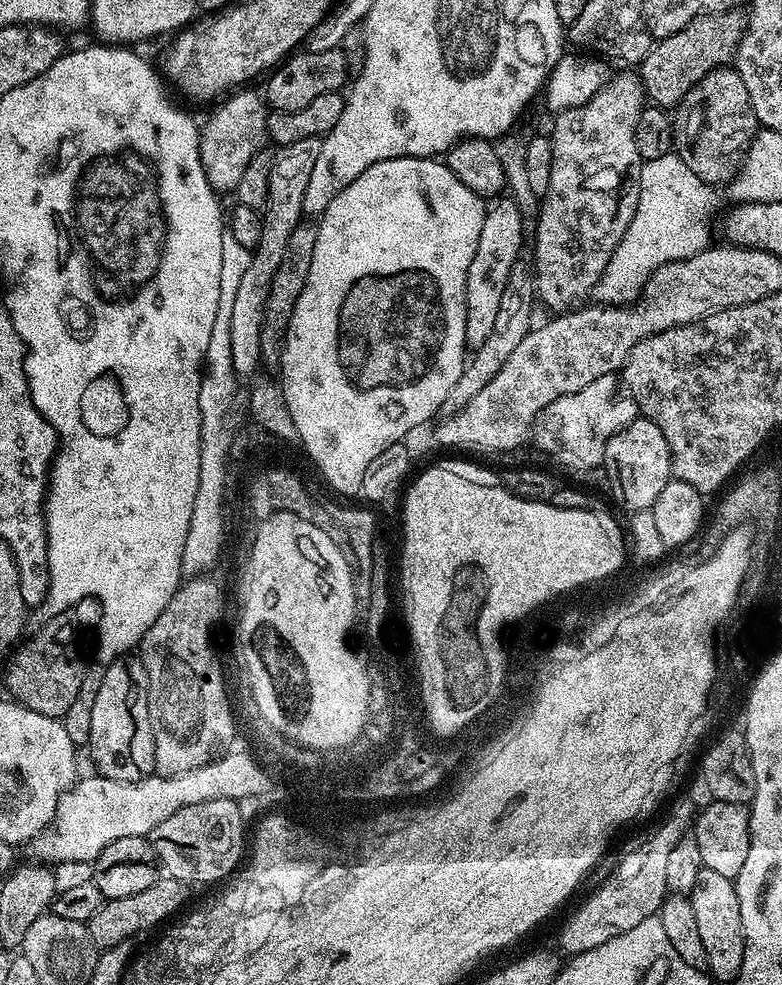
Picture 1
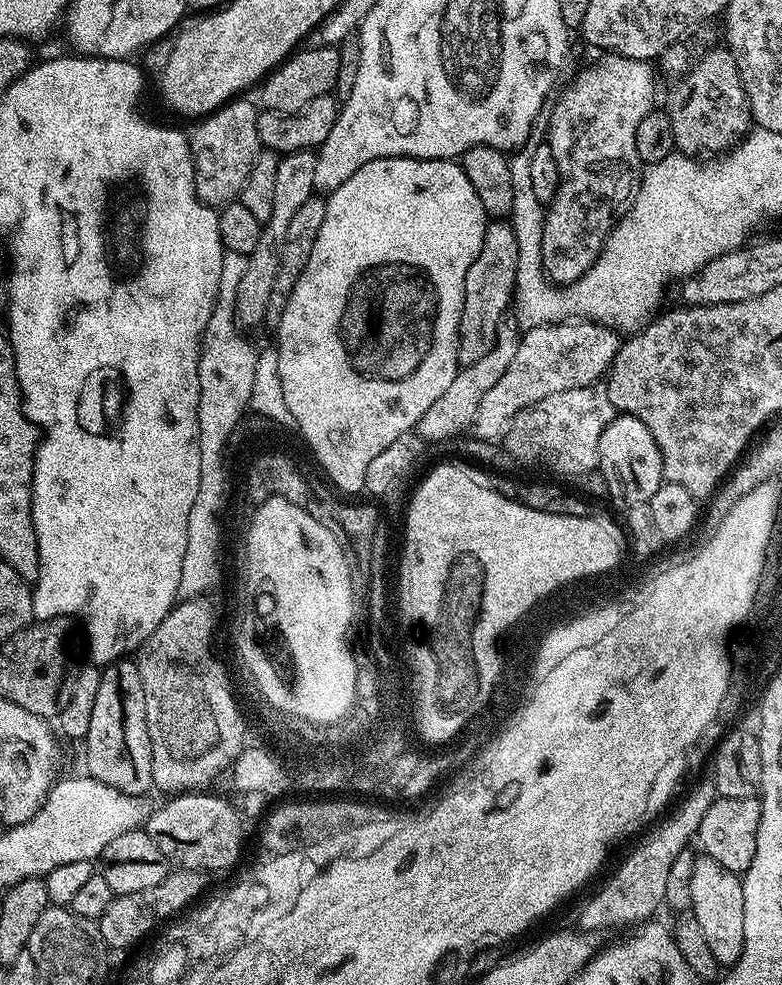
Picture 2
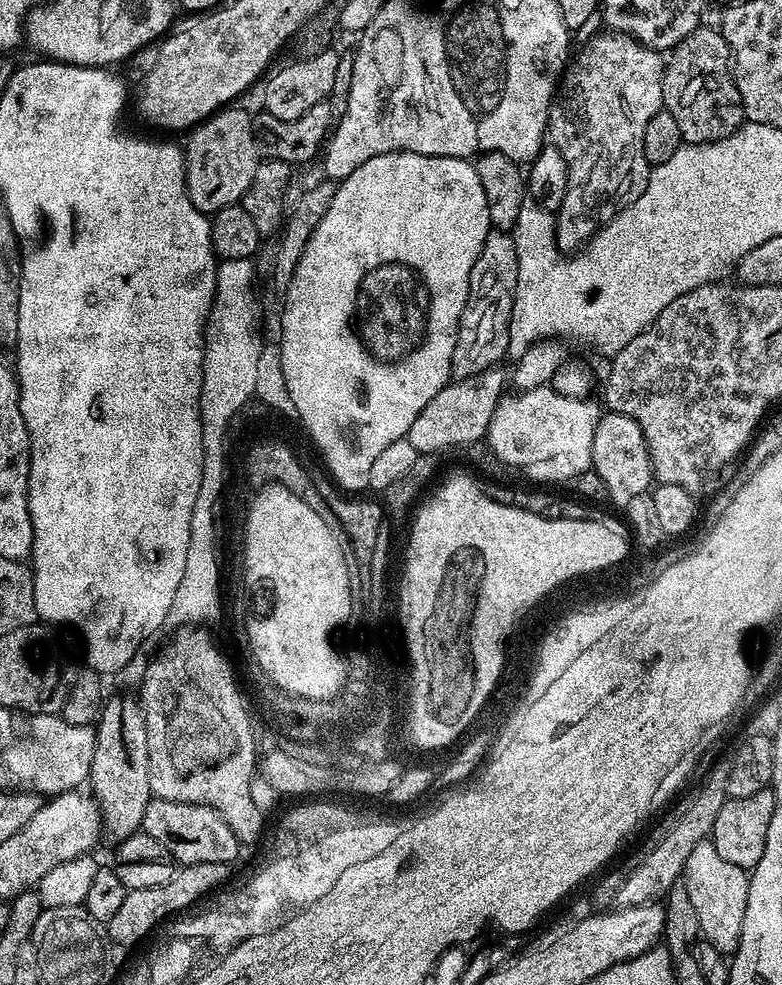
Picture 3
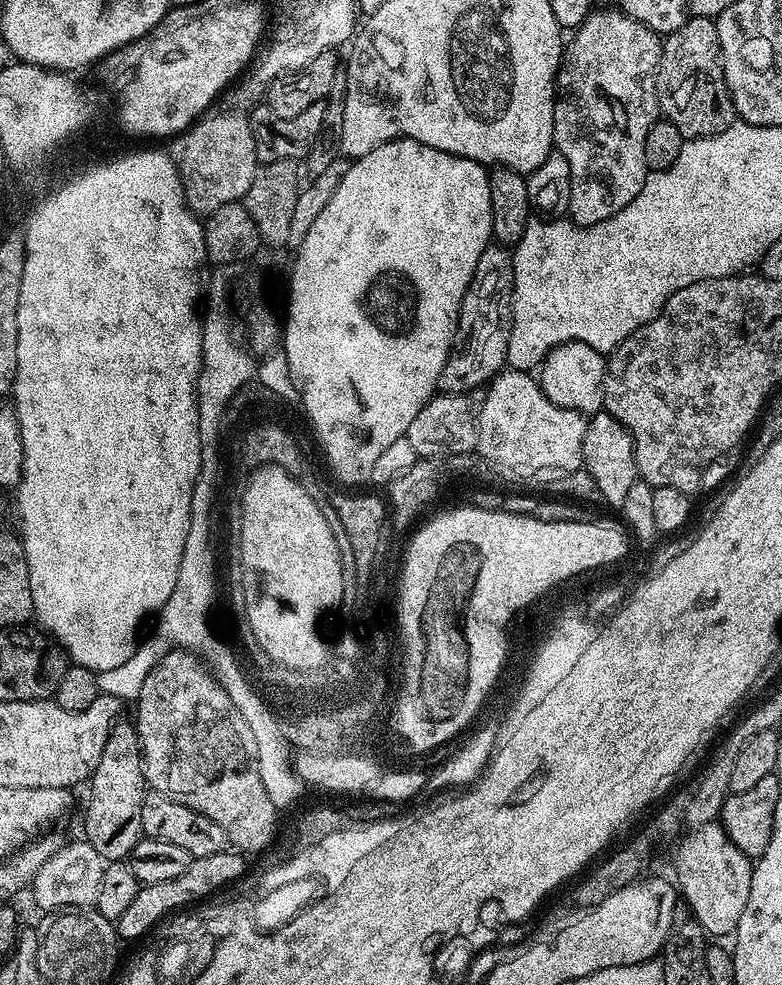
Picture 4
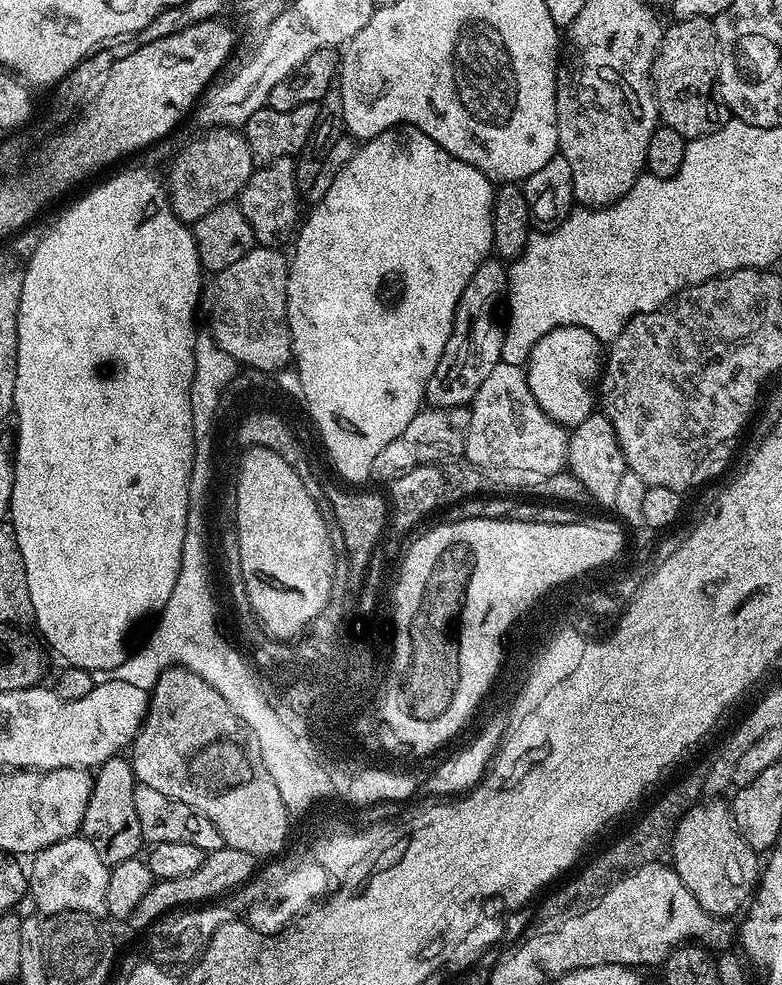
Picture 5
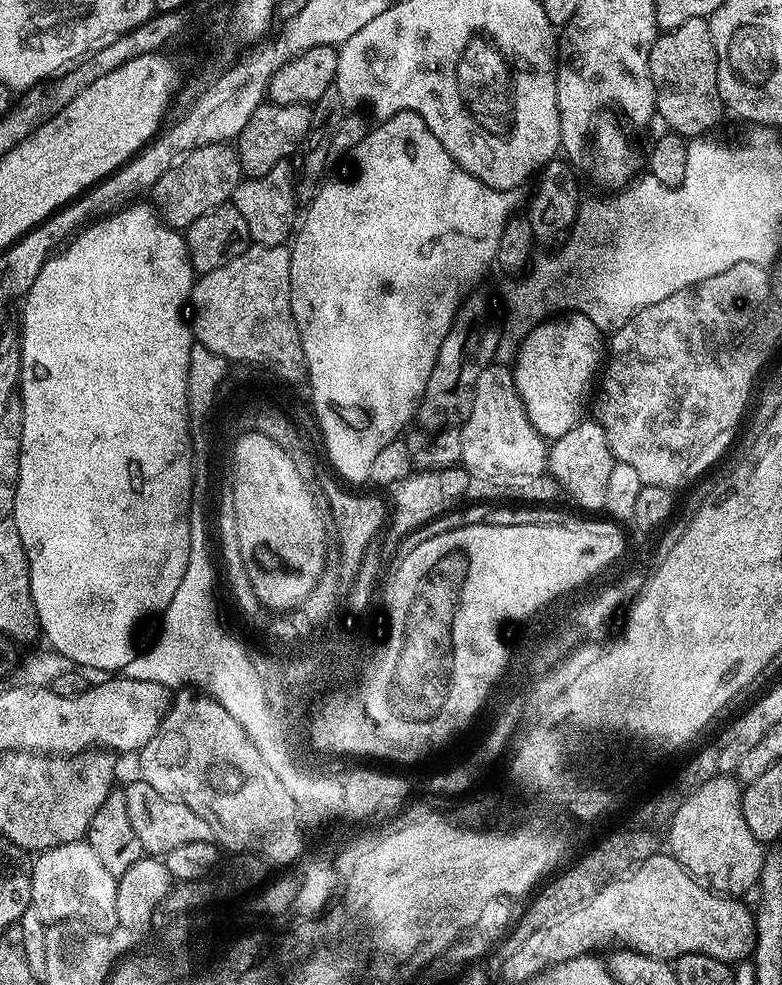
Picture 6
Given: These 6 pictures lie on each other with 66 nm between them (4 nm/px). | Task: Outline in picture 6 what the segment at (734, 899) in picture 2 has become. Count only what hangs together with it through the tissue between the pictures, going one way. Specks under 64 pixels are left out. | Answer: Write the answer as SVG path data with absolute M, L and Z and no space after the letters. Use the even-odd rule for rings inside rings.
M731 775L711 776L678 806L666 841L667 851L687 872L717 893L733 898L743 897L743 892L757 887L766 851L742 818L741 791Z

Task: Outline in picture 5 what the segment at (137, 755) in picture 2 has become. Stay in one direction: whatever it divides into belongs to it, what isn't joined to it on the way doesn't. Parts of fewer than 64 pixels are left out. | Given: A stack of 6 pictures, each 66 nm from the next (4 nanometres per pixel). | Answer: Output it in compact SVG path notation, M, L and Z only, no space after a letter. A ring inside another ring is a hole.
M117 754L110 757L104 764L95 769L90 802L86 806L82 825L82 835L85 840L90 842L90 846L94 846L98 858L102 858L102 862L106 865L111 866L118 862L134 860L141 855L140 844L143 845L145 839L142 834L142 826L138 826L138 814L134 811L134 790L137 787L136 771L132 769L131 759L125 758L123 755Z

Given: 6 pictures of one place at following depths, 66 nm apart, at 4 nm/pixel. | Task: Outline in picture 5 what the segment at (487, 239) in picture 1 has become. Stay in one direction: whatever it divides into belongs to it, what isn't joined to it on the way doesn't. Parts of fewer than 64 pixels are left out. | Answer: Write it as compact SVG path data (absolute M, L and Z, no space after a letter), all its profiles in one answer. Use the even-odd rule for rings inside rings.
M489 258L474 270L474 278L466 282L466 290L462 290L460 300L456 304L456 317L452 320L452 333L446 342L446 350L426 386L425 401L433 408L462 408L471 405L478 394L478 386L494 366L501 363L502 342L504 341L504 324L502 323L502 309L508 295L508 269L505 261L499 258Z

